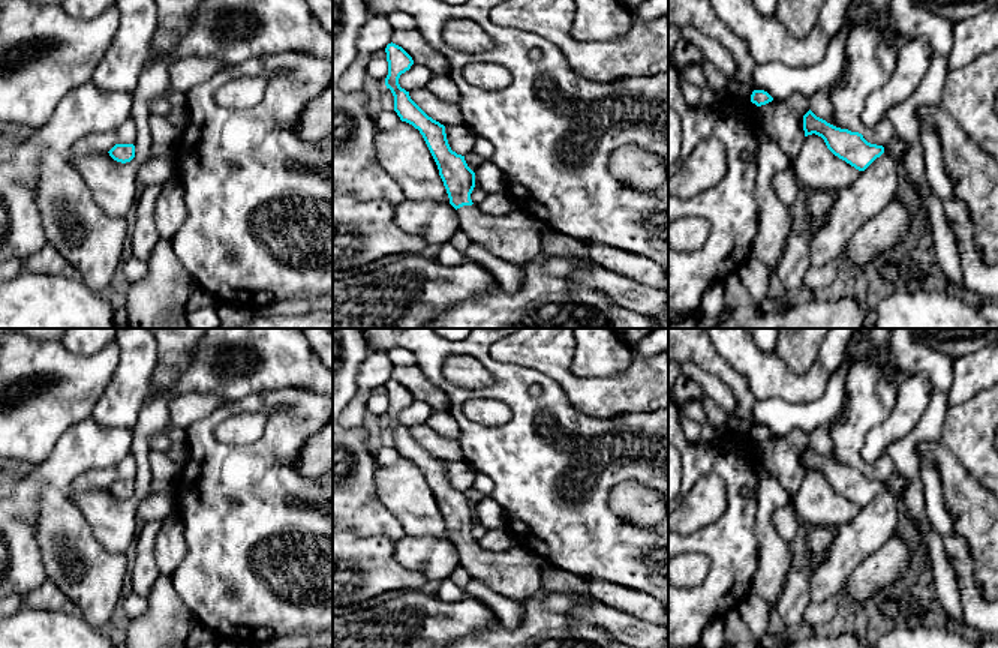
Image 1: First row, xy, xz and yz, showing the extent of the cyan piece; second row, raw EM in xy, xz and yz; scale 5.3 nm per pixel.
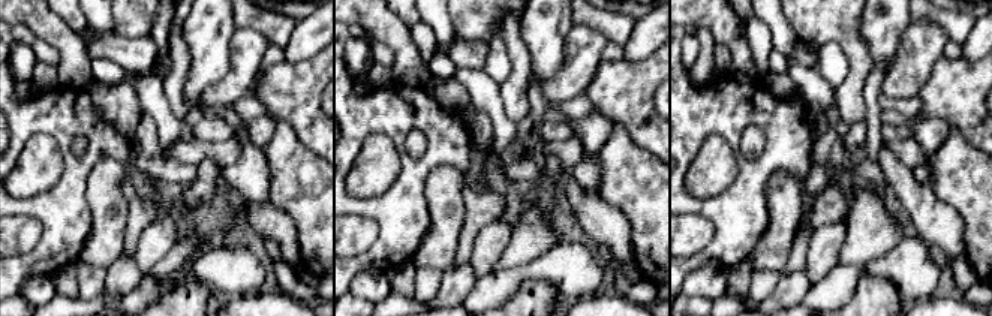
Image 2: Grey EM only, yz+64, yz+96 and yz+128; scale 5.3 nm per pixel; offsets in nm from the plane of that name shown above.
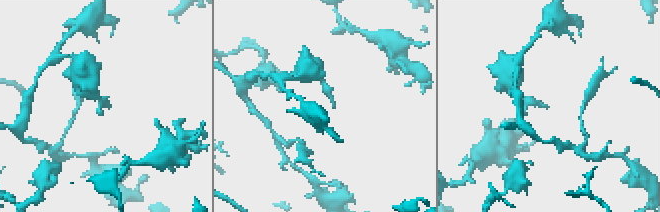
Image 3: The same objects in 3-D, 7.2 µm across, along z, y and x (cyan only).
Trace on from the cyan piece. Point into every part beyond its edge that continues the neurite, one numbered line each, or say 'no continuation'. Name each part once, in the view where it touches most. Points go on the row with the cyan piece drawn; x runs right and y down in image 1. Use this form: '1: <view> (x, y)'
1: xz (516, 239)

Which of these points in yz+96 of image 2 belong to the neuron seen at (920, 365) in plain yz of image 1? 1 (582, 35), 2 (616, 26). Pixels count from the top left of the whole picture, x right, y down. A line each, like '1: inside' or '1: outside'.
1: outside
2: inside

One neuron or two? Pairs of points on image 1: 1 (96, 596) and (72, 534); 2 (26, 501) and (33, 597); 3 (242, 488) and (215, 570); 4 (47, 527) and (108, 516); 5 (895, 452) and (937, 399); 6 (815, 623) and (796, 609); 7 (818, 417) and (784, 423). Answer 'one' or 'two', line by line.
1: one
2: two
3: one
4: two
5: one
6: two
7: one

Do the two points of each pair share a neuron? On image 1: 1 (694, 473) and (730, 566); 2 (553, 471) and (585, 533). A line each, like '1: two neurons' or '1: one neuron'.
1: one neuron
2: one neuron

